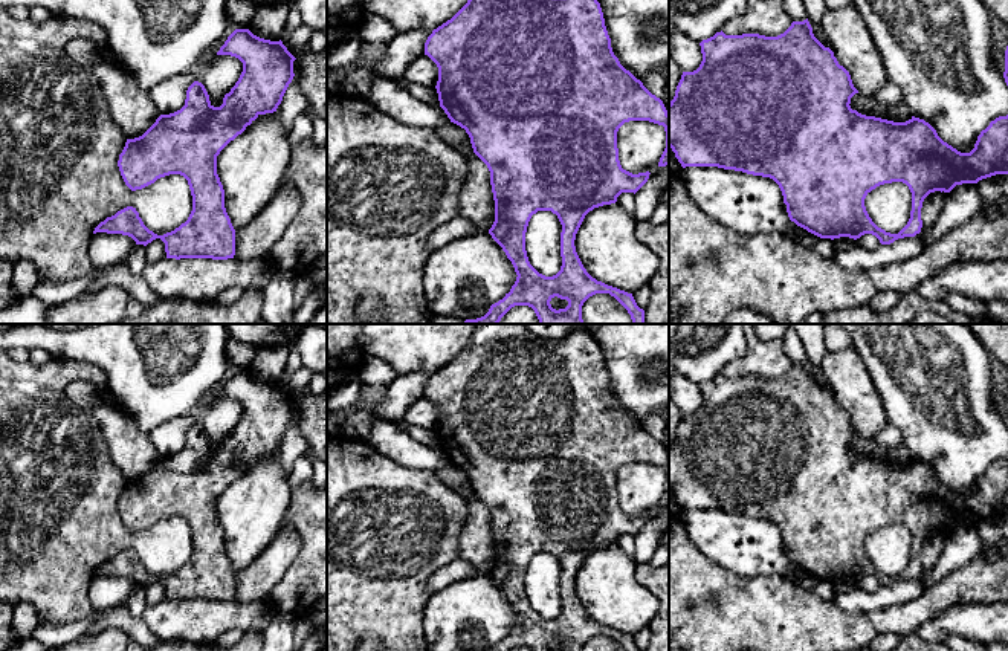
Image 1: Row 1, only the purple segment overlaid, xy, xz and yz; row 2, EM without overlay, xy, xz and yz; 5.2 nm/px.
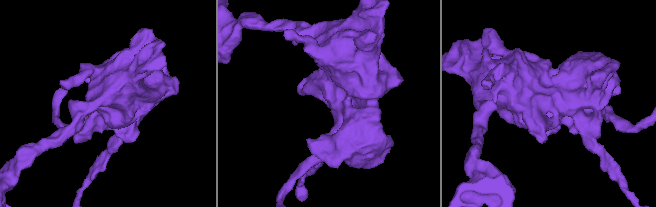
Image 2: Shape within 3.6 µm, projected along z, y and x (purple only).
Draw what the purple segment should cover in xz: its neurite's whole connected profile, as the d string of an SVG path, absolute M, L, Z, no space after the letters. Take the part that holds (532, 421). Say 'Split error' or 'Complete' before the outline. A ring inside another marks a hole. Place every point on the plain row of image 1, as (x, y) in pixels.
Complete. M478 324L472 332L467 345L446 365L432 373L425 385L425 397L428 397L438 410L437 436L440 449L444 452L451 465L460 468L466 472L470 480L473 495L487 507L490 513L490 527L495 542L495 564L489 572L492 581L502 590L507 601L512 604L516 623L510 634L506 636L502 642L492 646L490 651L512 651L515 648L528 648L531 651L553 651L550 643L557 639L567 642L568 648L565 651L582 651L583 645L596 636L609 636L614 639L625 651L640 651L632 639L625 633L608 628L602 623L593 620L583 610L574 588L576 576L585 561L585 558L594 550L611 547L617 544L622 535L637 535L649 521L649 513L632 517L622 510L619 503L617 491L617 474L629 463L649 463L664 469L666 474L666 491L660 500L658 509L669 507L669 455L660 440L652 437L640 422L637 422L629 413L626 413L619 400L614 397L611 390L611 381L608 377L603 355L600 345L586 330L577 326L565 339L553 339L533 335L527 330L525 324ZM538 553L551 553L557 558L562 575L561 575L561 613L553 619L545 619L539 616L528 604L525 593L525 575L528 564Z

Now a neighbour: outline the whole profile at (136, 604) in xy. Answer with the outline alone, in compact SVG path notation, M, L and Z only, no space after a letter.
M136 587L125 602L130 614L136 619L142 619L145 608L148 607L147 593L144 587Z

